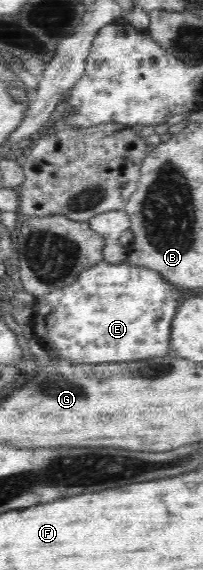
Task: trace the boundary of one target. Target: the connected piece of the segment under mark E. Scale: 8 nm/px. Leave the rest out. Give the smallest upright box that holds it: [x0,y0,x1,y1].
[32,261,186,364]

